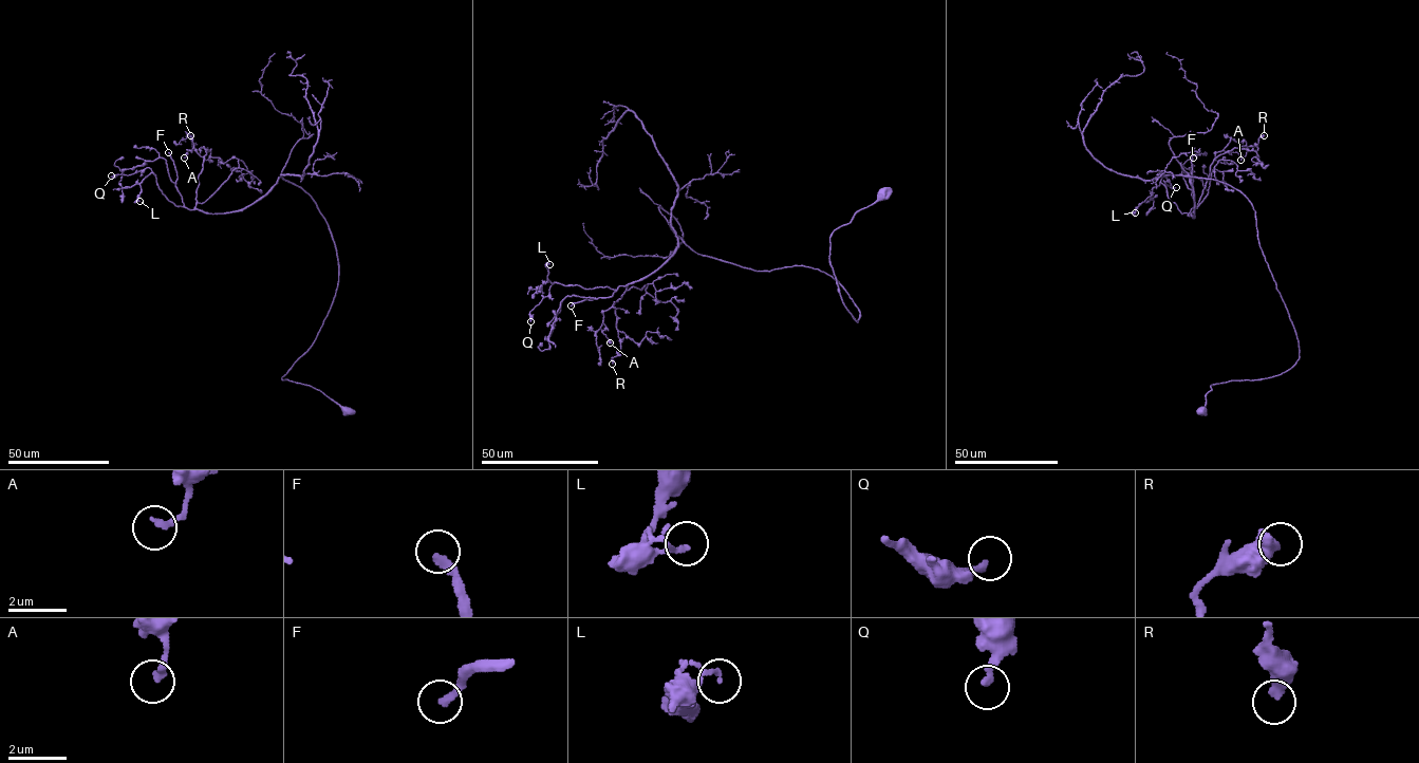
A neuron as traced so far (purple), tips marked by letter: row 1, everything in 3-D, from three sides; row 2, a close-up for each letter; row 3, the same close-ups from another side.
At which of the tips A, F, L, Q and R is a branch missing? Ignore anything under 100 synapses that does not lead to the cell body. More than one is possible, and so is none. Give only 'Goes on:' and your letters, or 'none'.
Goes on: F

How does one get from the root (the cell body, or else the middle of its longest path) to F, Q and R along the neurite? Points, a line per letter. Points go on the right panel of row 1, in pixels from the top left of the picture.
F: (1200, 409), (1211, 385), (1276, 376), (1300, 352), (1250, 202), (1190, 177), (1188, 216), (1193, 157)
Q: (1200, 409), (1211, 385), (1279, 374), (1299, 349), (1250, 202), (1190, 177), (1192, 219), (1160, 180), (1176, 187)
R: (1200, 409), (1211, 385), (1299, 356), (1250, 202), (1190, 177), (1191, 215), (1213, 160), (1264, 135)

